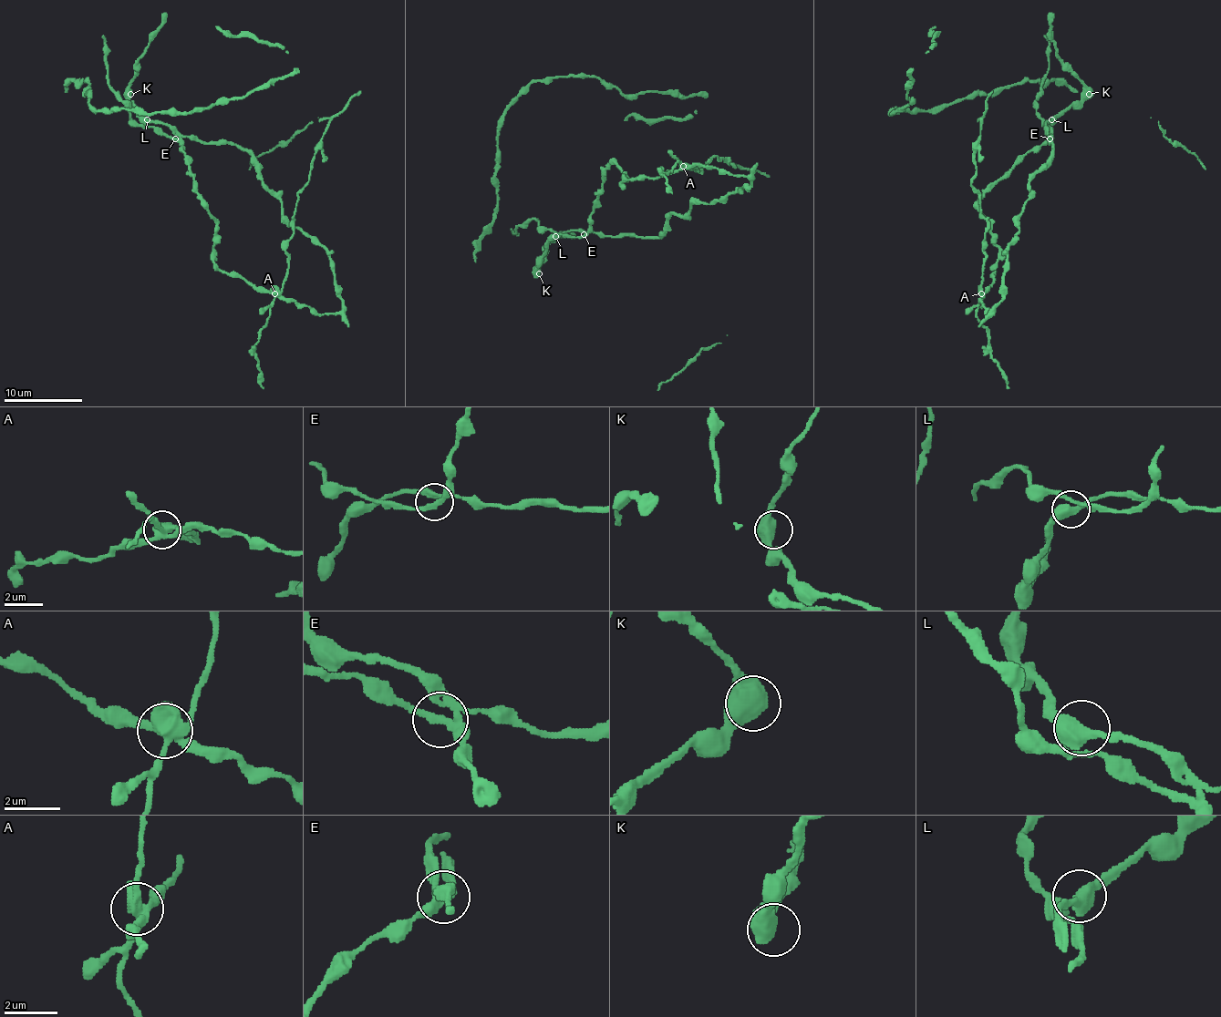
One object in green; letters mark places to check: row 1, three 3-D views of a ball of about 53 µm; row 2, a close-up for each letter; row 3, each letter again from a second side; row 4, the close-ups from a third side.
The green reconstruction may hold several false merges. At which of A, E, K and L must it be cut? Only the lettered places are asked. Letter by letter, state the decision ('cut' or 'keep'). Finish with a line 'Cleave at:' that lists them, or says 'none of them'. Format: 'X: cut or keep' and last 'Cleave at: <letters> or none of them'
A: cut
E: keep
K: keep
L: keep
Cleave at: A

